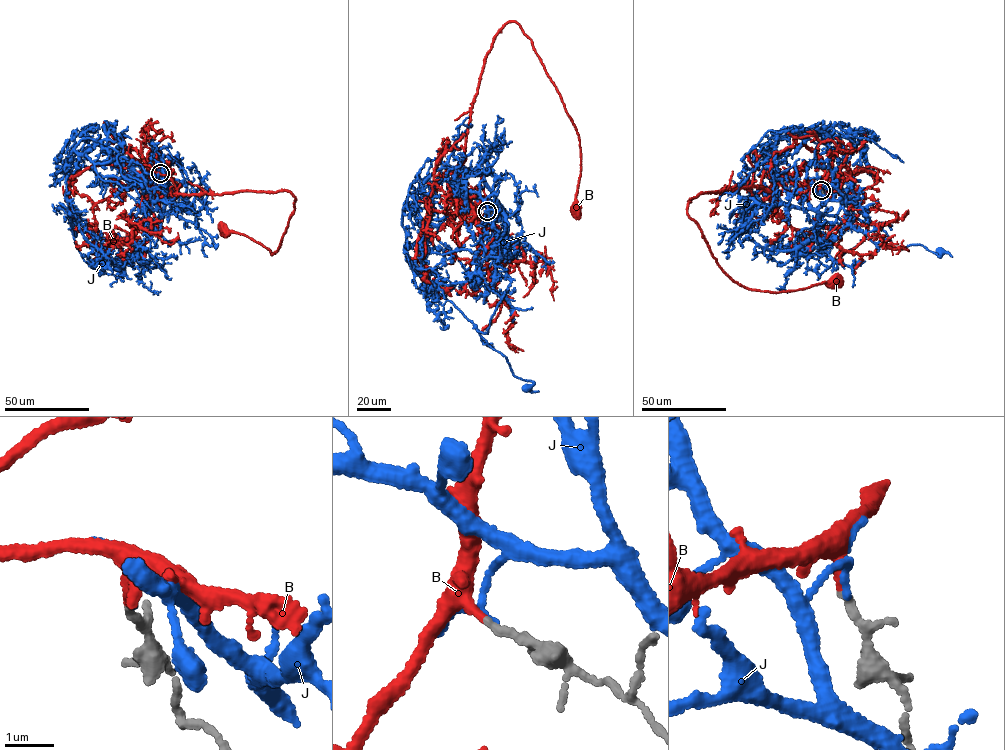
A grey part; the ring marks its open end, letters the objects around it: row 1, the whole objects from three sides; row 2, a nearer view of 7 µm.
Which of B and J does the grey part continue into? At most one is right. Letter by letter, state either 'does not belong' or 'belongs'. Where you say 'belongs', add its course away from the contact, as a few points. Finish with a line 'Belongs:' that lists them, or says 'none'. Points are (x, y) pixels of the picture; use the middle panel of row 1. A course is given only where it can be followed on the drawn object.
B: belongs; it runs (487, 211), (481, 216), (467, 200), (460, 174), (484, 59), (511, 21), (530, 39), (579, 137), (577, 208)
J: does not belong
Belongs: B

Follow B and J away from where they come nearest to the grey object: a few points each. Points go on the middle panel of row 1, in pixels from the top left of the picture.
B: (487, 211), (481, 216), (467, 200), (460, 174), (484, 59), (511, 21), (530, 39), (579, 137), (577, 208)
J: (487, 211), (508, 222), (491, 245), (510, 282), (486, 333), (476, 329), (512, 373), (533, 382), (526, 388)

